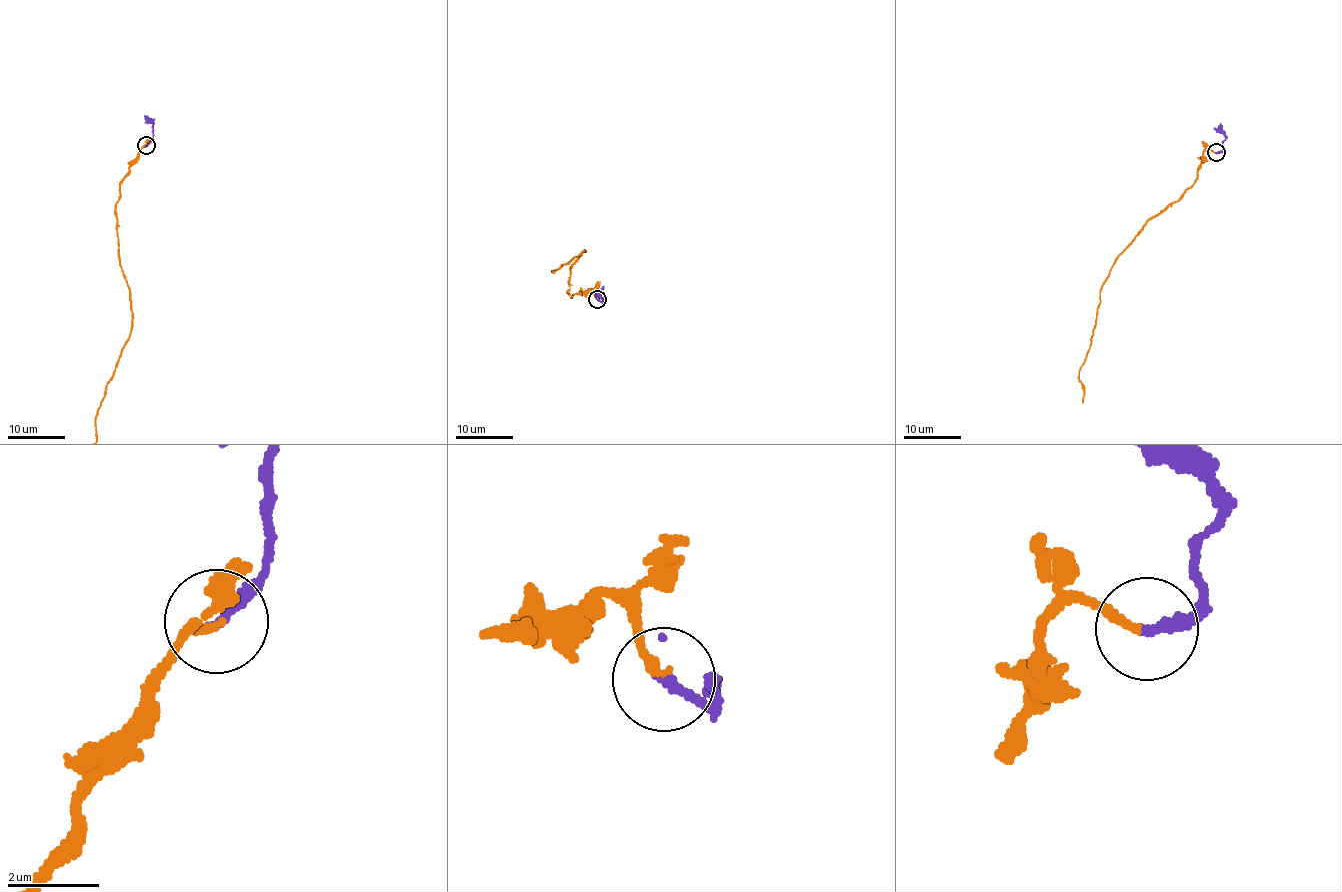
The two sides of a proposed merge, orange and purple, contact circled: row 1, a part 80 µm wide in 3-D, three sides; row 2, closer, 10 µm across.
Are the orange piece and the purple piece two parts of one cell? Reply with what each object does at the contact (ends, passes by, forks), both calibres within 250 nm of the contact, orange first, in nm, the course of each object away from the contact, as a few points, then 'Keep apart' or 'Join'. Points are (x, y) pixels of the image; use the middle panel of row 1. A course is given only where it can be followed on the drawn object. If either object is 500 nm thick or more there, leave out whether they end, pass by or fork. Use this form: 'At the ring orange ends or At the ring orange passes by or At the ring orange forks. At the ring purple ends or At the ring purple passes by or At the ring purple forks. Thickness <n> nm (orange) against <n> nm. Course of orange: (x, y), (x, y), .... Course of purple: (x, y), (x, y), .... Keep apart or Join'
At the ring orange ends. At the ring purple ends. Thickness 180 nm (orange) against 200 nm. Course of purple: (597, 299), (603, 303), (601, 291), (603, 285). Join

